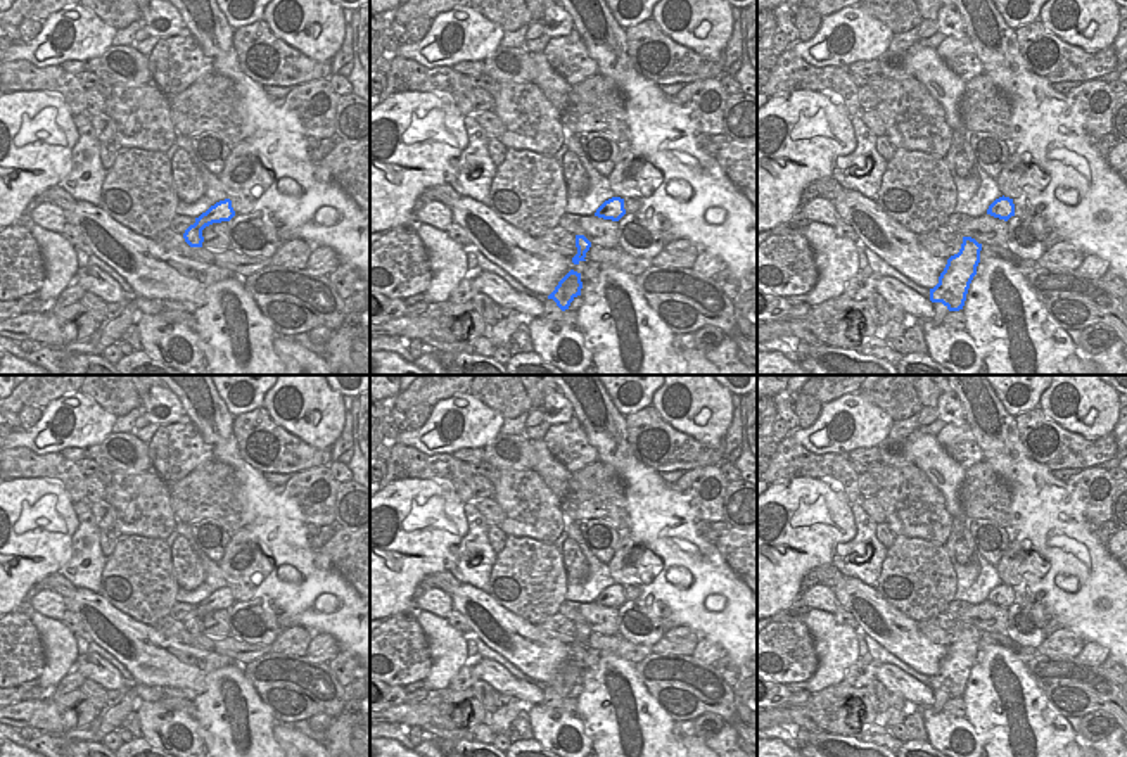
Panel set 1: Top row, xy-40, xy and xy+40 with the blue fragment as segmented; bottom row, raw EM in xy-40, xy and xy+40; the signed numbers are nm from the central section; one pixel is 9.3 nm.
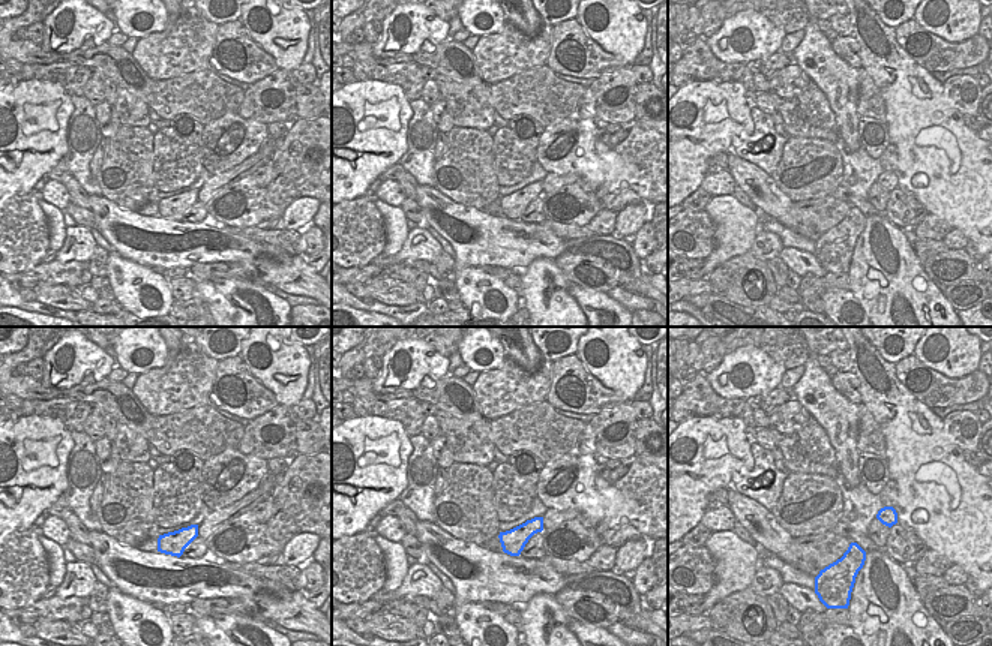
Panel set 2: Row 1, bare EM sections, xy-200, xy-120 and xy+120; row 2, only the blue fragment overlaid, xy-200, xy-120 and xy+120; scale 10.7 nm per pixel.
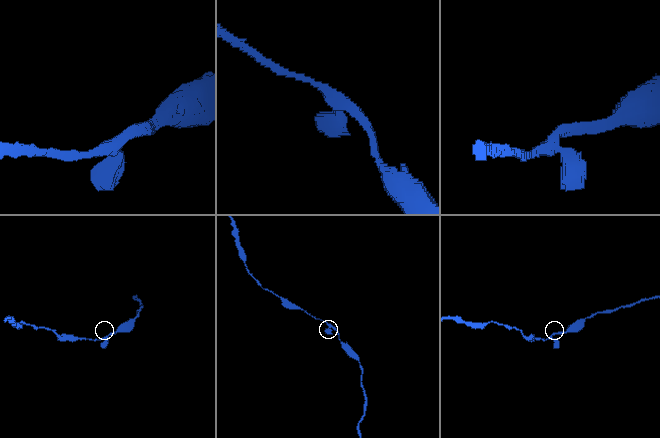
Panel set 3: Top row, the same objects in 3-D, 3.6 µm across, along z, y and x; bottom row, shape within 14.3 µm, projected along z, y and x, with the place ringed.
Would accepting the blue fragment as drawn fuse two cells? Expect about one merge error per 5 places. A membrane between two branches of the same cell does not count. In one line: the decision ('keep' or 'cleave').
keep

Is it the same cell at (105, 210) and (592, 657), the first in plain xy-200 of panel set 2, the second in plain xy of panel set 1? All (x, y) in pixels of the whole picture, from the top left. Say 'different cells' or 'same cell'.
same cell

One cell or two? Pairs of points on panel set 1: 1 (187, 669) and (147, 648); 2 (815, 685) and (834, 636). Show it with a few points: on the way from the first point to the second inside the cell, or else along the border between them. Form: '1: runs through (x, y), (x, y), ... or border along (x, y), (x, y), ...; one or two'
1: runs through (177, 666), (158, 659); one
2: runs through (827, 673), (832, 667), (834, 648); one

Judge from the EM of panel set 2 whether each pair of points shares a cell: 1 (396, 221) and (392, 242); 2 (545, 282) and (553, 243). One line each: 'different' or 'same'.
1: same
2: different

